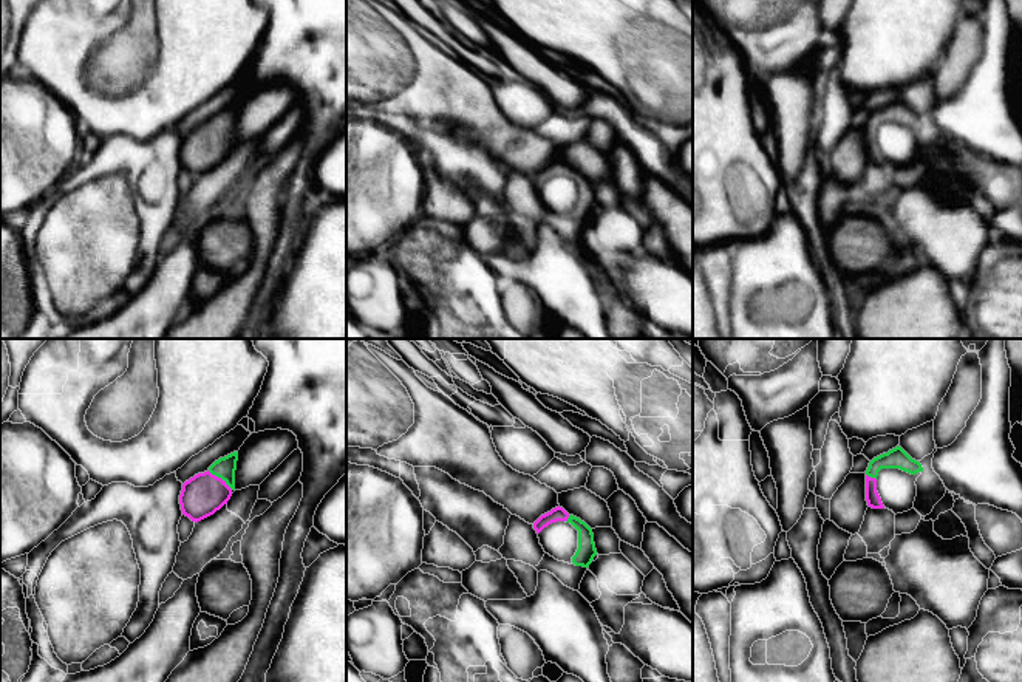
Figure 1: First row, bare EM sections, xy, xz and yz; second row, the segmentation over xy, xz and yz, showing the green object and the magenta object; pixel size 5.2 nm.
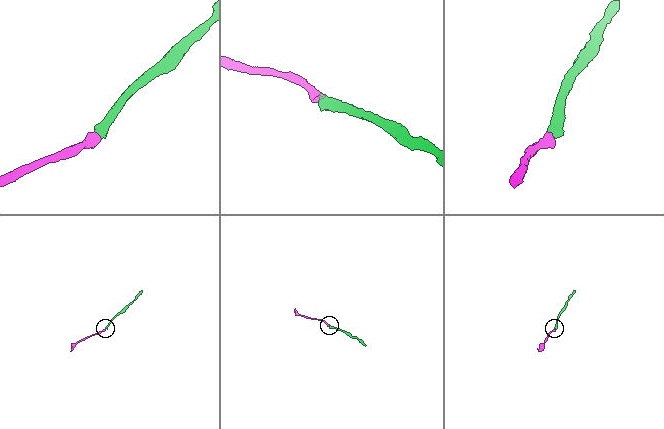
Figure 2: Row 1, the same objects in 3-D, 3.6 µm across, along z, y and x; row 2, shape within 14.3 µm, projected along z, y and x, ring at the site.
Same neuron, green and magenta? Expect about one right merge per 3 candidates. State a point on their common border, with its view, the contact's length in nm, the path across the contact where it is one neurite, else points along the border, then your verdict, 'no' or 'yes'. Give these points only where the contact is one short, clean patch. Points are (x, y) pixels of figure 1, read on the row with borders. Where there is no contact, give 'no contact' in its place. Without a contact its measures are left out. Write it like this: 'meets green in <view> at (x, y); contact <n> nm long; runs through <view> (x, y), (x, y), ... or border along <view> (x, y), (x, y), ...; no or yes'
meets green in xy at (220, 477); contact 170 nm long; runs through xy (224, 467), (220, 477), (204, 494); yes

